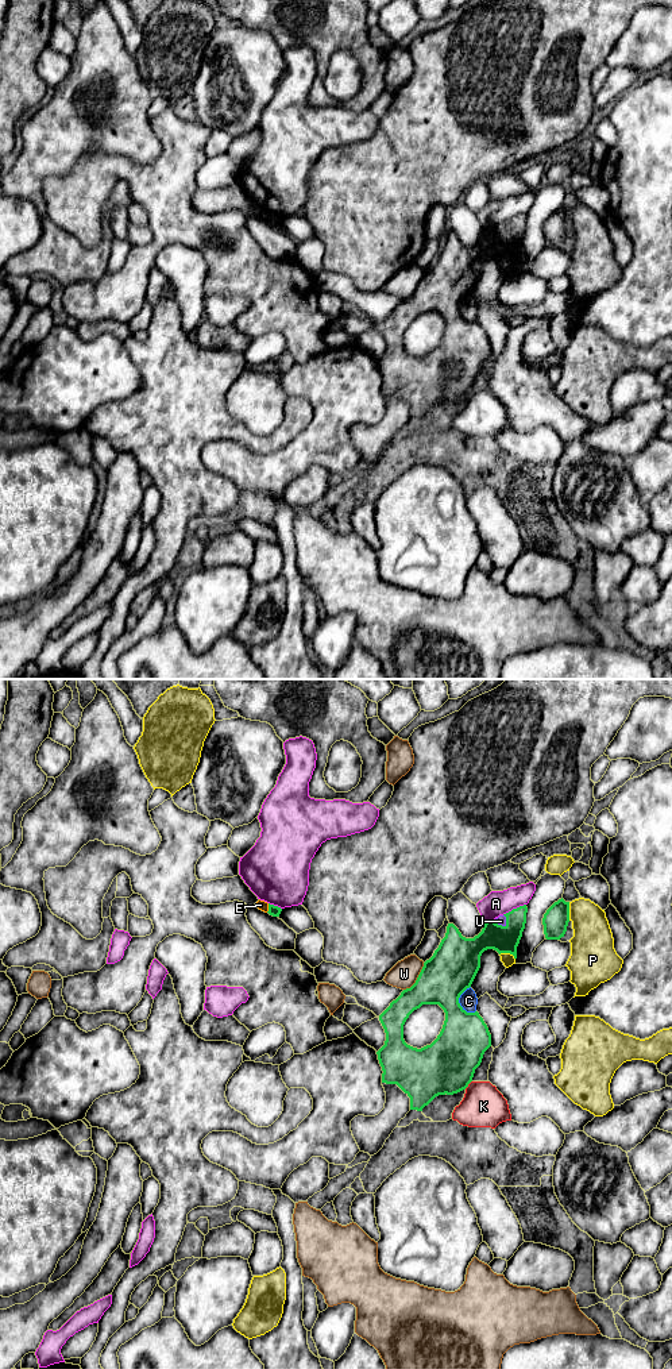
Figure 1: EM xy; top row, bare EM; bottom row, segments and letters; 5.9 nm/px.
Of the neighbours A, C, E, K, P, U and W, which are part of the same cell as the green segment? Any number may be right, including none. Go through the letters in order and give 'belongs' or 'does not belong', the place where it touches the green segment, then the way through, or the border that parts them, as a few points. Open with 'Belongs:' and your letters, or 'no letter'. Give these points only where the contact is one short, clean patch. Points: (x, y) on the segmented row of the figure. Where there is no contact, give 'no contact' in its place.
Belongs: no letter
A: does not belong; contact xy (513, 909)
C: does not belong; contact xy (458, 1002)
E: does not belong; contact xy (269, 907); border xy (269, 903), (266, 911)
K: does not belong; contact xy (468, 1083); border xy (471, 1080), (464, 1088)
P: does not belong; contact xy (568, 911)
U: does not belong; contact xy (501, 925); border xy (506, 917), (504, 925), (493, 921)
W: does not belong; contact xy (417, 978)

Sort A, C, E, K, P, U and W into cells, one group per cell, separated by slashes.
A / C / E / K / P / U / W

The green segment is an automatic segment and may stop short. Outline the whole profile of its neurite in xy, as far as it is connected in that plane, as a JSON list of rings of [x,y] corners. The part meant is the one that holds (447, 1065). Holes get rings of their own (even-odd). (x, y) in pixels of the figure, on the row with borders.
[[[526,905],[503,914],[506,925],[486,921],[482,932],[466,938],[453,923],[448,923],[445,937],[433,956],[424,963],[416,983],[401,992],[379,1015],[386,1033],[385,1045],[376,1052],[382,1067],[382,1083],[397,1084],[409,1098],[410,1110],[422,1111],[436,1096],[453,1095],[468,1087],[484,1052],[491,1046],[491,1034],[478,1011],[467,1013],[459,1003],[460,995],[471,987],[479,968],[480,956],[487,949],[499,955],[510,953],[517,959],[517,946],[526,923]],[[422,1004],[439,1004],[445,1021],[437,1038],[421,1049],[403,1040],[403,1025],[409,1015]]]

